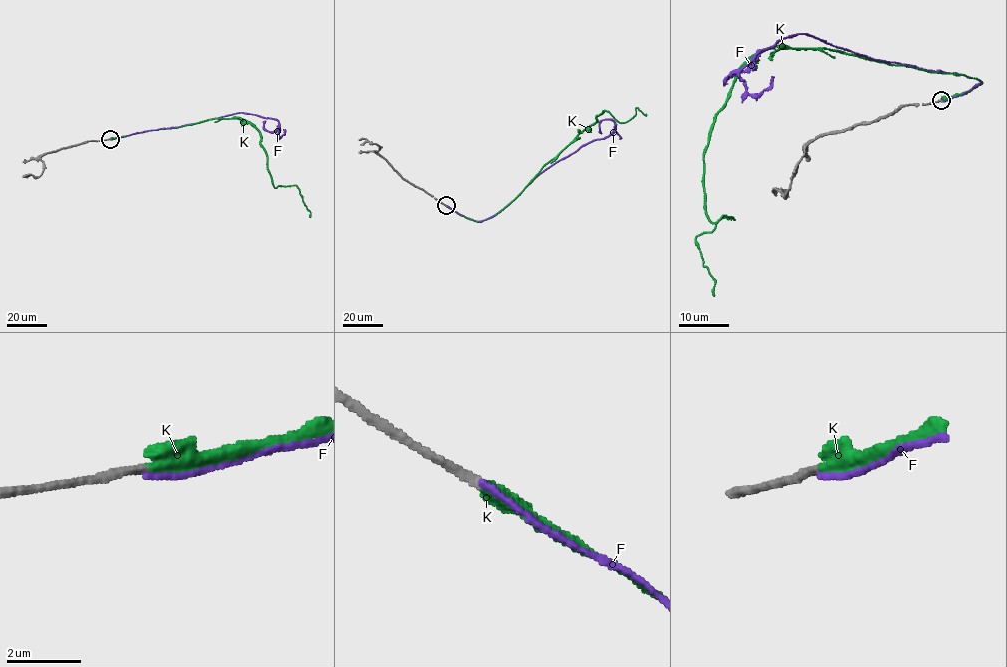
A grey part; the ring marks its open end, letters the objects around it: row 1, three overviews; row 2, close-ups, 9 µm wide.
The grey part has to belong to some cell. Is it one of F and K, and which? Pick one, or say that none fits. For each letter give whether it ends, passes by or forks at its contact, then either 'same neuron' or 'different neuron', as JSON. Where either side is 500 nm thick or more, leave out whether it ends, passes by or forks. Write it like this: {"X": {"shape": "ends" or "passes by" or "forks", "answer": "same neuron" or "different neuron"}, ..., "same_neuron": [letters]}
{"F": {"shape": "ends", "answer": "different neuron"}, "K": {"shape": "ends", "answer": "same neuron"}, "same_neuron": ["K"]}

